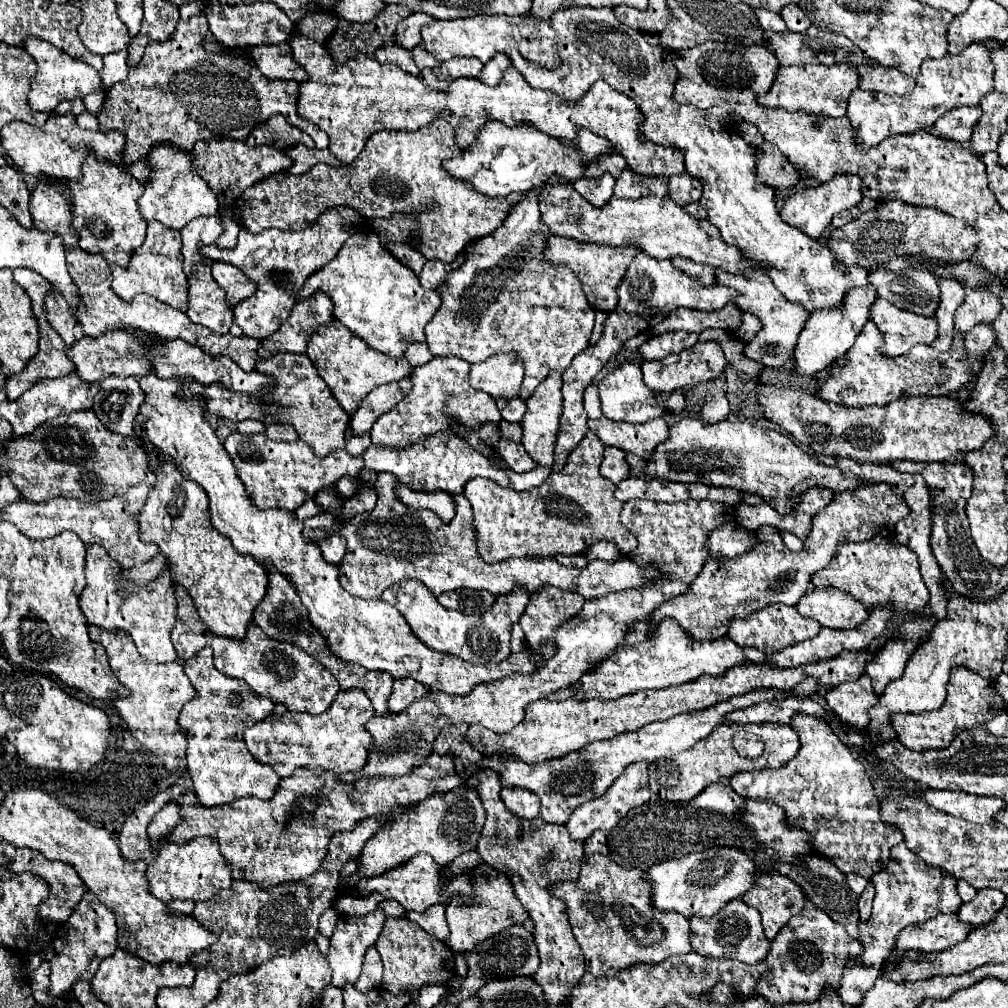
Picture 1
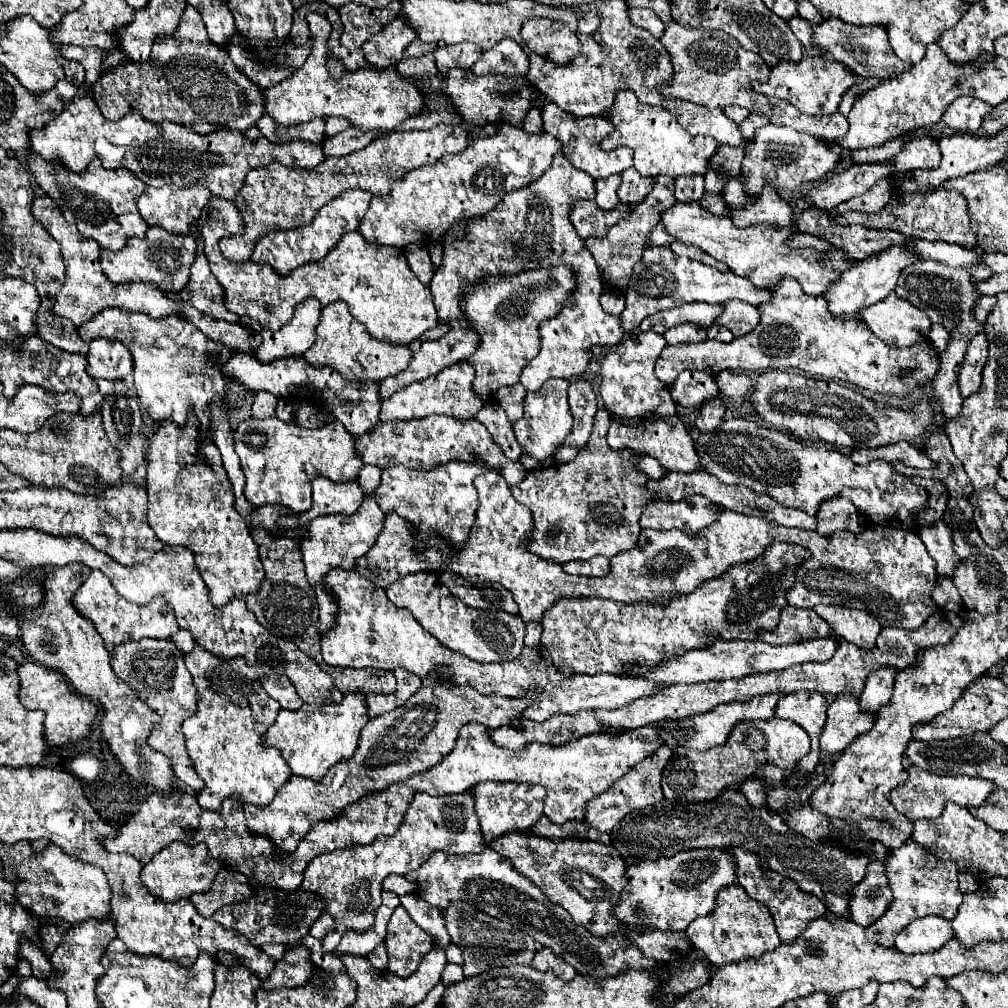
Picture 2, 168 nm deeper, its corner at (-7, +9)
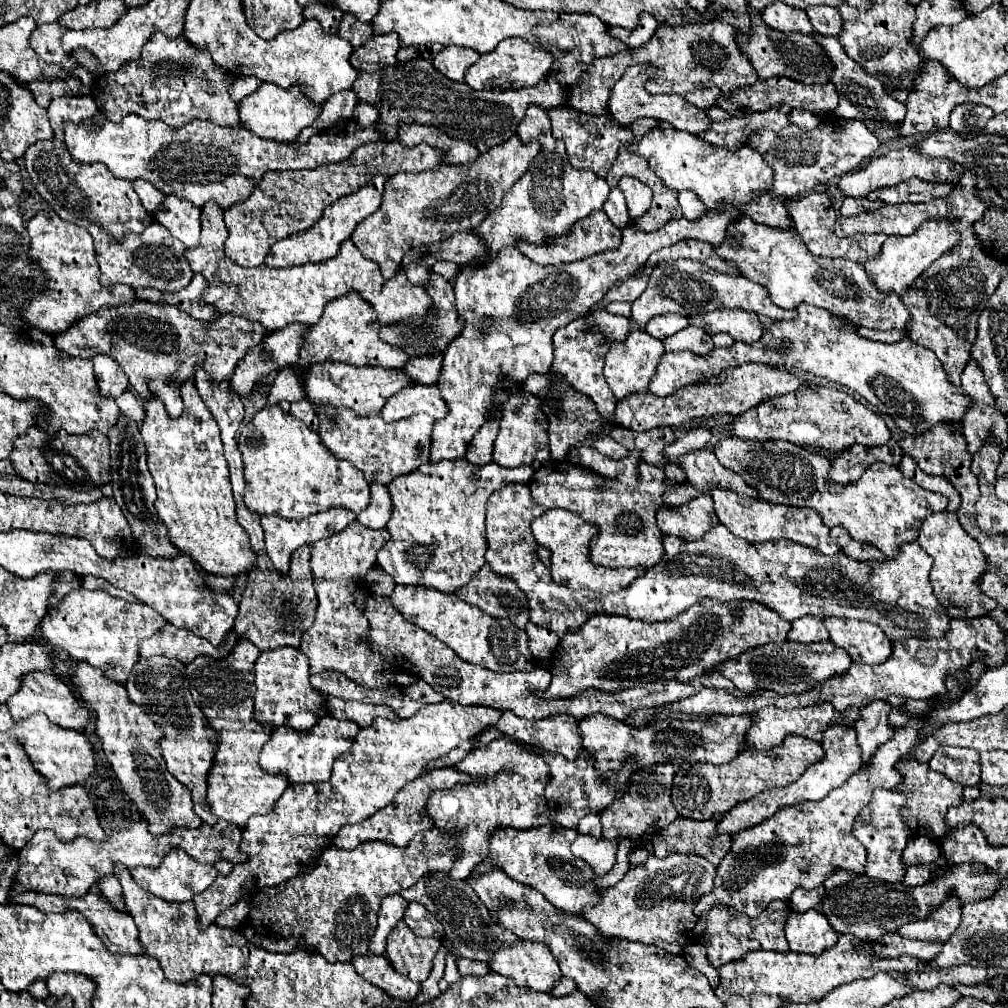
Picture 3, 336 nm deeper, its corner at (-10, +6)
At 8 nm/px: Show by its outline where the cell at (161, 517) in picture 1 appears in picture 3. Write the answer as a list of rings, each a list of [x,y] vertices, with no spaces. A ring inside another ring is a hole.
[[[194,378],[182,382],[180,396],[184,400],[184,414],[180,418],[170,418],[158,398],[144,400],[146,416],[140,434],[146,446],[148,470],[158,492],[158,516],[166,524],[174,546],[190,554],[208,574],[236,576],[248,572],[250,562],[254,562],[254,550],[250,550],[246,530],[236,522],[232,484],[218,424],[200,398]]]

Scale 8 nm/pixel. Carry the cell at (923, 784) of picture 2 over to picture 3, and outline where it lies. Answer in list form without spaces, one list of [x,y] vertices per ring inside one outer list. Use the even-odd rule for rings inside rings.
[[[900,760],[896,764],[896,770],[904,778],[902,784],[898,784],[898,792],[902,792],[908,798],[906,810],[902,810],[902,814],[906,814],[912,832],[916,836],[942,838],[942,834],[946,832],[946,824],[944,824],[946,810],[950,806],[962,804],[962,786],[958,786],[958,782],[952,782],[944,774],[934,772],[928,764],[920,764],[916,760]]]

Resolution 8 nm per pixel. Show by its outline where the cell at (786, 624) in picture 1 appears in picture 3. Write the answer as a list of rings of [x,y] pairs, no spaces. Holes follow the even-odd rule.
[[[802,616],[792,622],[792,630],[788,632],[788,640],[810,644],[810,642],[826,642],[828,630],[824,628],[824,622],[814,616]]]

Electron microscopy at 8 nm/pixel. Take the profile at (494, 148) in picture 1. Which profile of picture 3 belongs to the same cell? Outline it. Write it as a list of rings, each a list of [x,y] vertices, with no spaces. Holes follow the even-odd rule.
[[[516,136],[490,148],[486,154],[480,154],[470,166],[436,166],[420,174],[394,174],[386,184],[380,208],[356,226],[352,242],[366,258],[380,264],[384,278],[392,278],[398,274],[402,258],[408,250],[446,240],[460,230],[478,228],[484,218],[500,206],[502,194],[510,190],[522,174],[526,174],[538,152],[538,142],[522,144]]]

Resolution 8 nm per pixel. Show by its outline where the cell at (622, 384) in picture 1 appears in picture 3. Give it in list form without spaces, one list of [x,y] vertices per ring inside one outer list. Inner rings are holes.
[[[632,328],[626,340],[614,342],[614,346],[610,346],[606,354],[606,366],[604,366],[604,376],[614,396],[624,398],[626,394],[634,394],[634,392],[648,392],[648,382],[654,376],[654,370],[662,354],[664,354],[662,342],[650,338],[650,334],[646,334],[642,328]]]

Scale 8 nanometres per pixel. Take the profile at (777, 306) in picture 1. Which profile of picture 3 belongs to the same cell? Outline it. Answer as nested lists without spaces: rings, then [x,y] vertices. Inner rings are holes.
[[[810,304],[798,306],[798,318],[794,322],[774,322],[768,326],[758,342],[734,342],[730,348],[714,348],[710,356],[690,352],[662,354],[648,388],[656,396],[670,396],[682,386],[714,378],[730,366],[742,366],[748,362],[762,362],[778,366],[780,370],[806,372],[846,386],[848,390],[860,394],[880,414],[892,416],[896,426],[912,436],[920,436],[942,422],[948,422],[954,430],[960,430],[964,414],[972,406],[972,400],[964,394],[964,390],[950,384],[946,370],[938,358],[934,358],[932,350],[918,346],[910,338],[896,344],[882,344],[862,338],[856,334],[854,324],[842,322],[842,318],[830,318],[826,310],[818,310]]]

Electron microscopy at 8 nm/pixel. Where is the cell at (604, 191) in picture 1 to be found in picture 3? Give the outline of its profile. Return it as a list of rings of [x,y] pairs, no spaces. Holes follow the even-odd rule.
[[[620,188],[610,190],[610,196],[608,196],[606,204],[604,204],[604,212],[608,214],[608,218],[612,220],[612,224],[614,224],[616,228],[624,228],[624,226],[628,226],[630,216],[628,216],[626,202],[624,202],[624,198],[622,198]]]

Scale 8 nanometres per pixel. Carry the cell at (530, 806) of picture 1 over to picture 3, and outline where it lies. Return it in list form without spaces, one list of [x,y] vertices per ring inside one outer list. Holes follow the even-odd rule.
[[[498,738],[488,746],[472,750],[462,762],[454,766],[458,772],[480,776],[478,784],[456,784],[452,788],[432,792],[428,800],[428,814],[434,824],[442,830],[444,838],[452,842],[452,850],[458,852],[456,862],[450,870],[452,878],[468,878],[472,866],[478,866],[486,858],[490,834],[496,828],[540,828],[548,824],[548,800],[544,788],[550,778],[548,764],[540,754],[522,750],[514,740]]]

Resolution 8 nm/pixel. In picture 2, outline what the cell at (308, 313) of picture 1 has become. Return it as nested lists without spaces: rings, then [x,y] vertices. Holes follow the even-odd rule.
[[[313,297],[305,299],[295,307],[293,319],[285,323],[277,333],[261,331],[263,343],[255,351],[255,357],[263,363],[281,359],[281,357],[293,357],[303,355],[315,341],[315,327],[319,323],[321,315],[321,303]]]

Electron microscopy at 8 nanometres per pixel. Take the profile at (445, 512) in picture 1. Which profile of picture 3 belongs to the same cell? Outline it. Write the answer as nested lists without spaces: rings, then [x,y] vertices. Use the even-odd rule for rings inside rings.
[[[446,460],[438,464],[422,464],[414,474],[406,474],[402,478],[396,478],[388,490],[394,498],[394,514],[386,526],[390,532],[390,540],[386,546],[378,552],[378,566],[394,578],[396,584],[404,586],[424,586],[434,588],[438,592],[452,594],[486,564],[484,552],[486,552],[486,526],[484,526],[484,514],[486,514],[486,502],[494,490],[500,490],[508,482],[520,482],[528,484],[532,480],[530,466],[518,466],[518,468],[502,468],[484,464],[474,466],[468,460]]]

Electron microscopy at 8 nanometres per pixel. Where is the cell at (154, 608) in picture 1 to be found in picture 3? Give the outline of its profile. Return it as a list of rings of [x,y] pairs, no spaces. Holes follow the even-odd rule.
[[[78,588],[74,594],[66,594],[58,606],[50,608],[40,622],[40,628],[46,644],[68,652],[74,662],[88,662],[92,668],[102,670],[106,678],[126,684],[134,664],[138,662],[138,642],[152,638],[164,624],[166,618],[146,604],[130,604],[126,600],[112,598],[102,590],[90,592]]]

